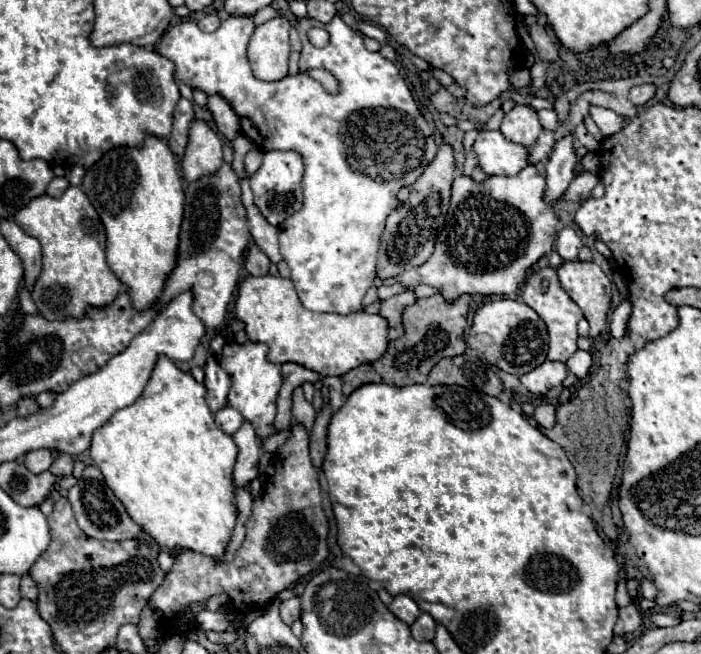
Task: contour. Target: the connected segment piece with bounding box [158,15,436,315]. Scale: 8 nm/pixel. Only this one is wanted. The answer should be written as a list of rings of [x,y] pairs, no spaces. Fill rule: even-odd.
[[[232,15],[232,17],[228,17],[226,21],[222,21],[220,27],[218,27],[214,33],[204,33],[204,31],[200,31],[198,25],[196,25],[194,21],[176,23],[176,25],[170,27],[170,29],[164,33],[164,37],[160,39],[160,43],[158,43],[158,53],[174,63],[174,67],[176,67],[174,77],[176,77],[176,79],[184,81],[184,83],[190,85],[192,89],[202,89],[204,93],[220,93],[222,97],[228,97],[228,101],[232,101],[232,107],[236,109],[236,113],[240,113],[240,127],[242,127],[242,133],[244,133],[246,137],[250,137],[262,151],[264,151],[264,149],[292,149],[292,151],[296,151],[296,153],[302,155],[304,165],[306,165],[306,171],[304,171],[304,177],[302,177],[302,195],[304,195],[304,201],[302,201],[300,211],[296,211],[292,217],[288,217],[288,221],[284,221],[284,223],[278,227],[278,233],[280,233],[280,253],[282,253],[284,261],[288,263],[288,267],[292,269],[292,283],[294,283],[294,287],[296,287],[296,291],[298,291],[298,297],[300,297],[300,301],[302,301],[302,305],[304,305],[306,309],[310,309],[310,311],[330,311],[330,313],[338,313],[338,315],[348,315],[348,313],[354,313],[354,311],[360,311],[360,309],[362,309],[362,299],[364,299],[366,291],[372,287],[372,281],[374,281],[374,277],[376,277],[376,259],[378,259],[380,237],[382,237],[382,231],[384,231],[384,221],[386,221],[386,217],[398,207],[396,193],[398,193],[402,187],[412,185],[412,183],[424,173],[426,165],[434,159],[434,153],[436,153],[436,137],[434,137],[434,131],[428,129],[430,125],[428,125],[426,119],[422,117],[418,105],[414,103],[414,99],[412,99],[412,95],[410,95],[410,89],[406,87],[406,83],[404,83],[404,79],[402,79],[398,67],[396,67],[392,61],[384,59],[380,53],[368,51],[368,49],[364,47],[364,43],[362,43],[362,37],[360,37],[356,31],[352,31],[338,15],[336,15],[330,23],[324,23],[324,25],[322,25],[322,27],[330,33],[330,45],[324,47],[324,49],[318,49],[318,47],[314,47],[314,45],[308,41],[308,37],[306,37],[308,29],[310,29],[310,27],[316,27],[316,25],[320,25],[316,19],[306,17],[306,19],[300,19],[300,23],[298,23],[298,27],[296,27],[298,33],[300,33],[300,39],[302,39],[302,51],[300,51],[300,69],[302,69],[302,73],[296,75],[296,77],[284,77],[284,79],[274,81],[274,83],[258,81],[256,77],[252,77],[250,63],[248,63],[248,59],[246,59],[246,45],[248,45],[248,37],[254,33],[256,27],[254,27],[254,23],[252,23],[250,17],[236,17],[236,15]],[[304,69],[326,69],[326,71],[330,71],[330,73],[336,77],[336,81],[338,81],[338,87],[340,87],[338,93],[334,93],[334,95],[328,93],[318,81],[310,79],[310,77],[306,75]]]

